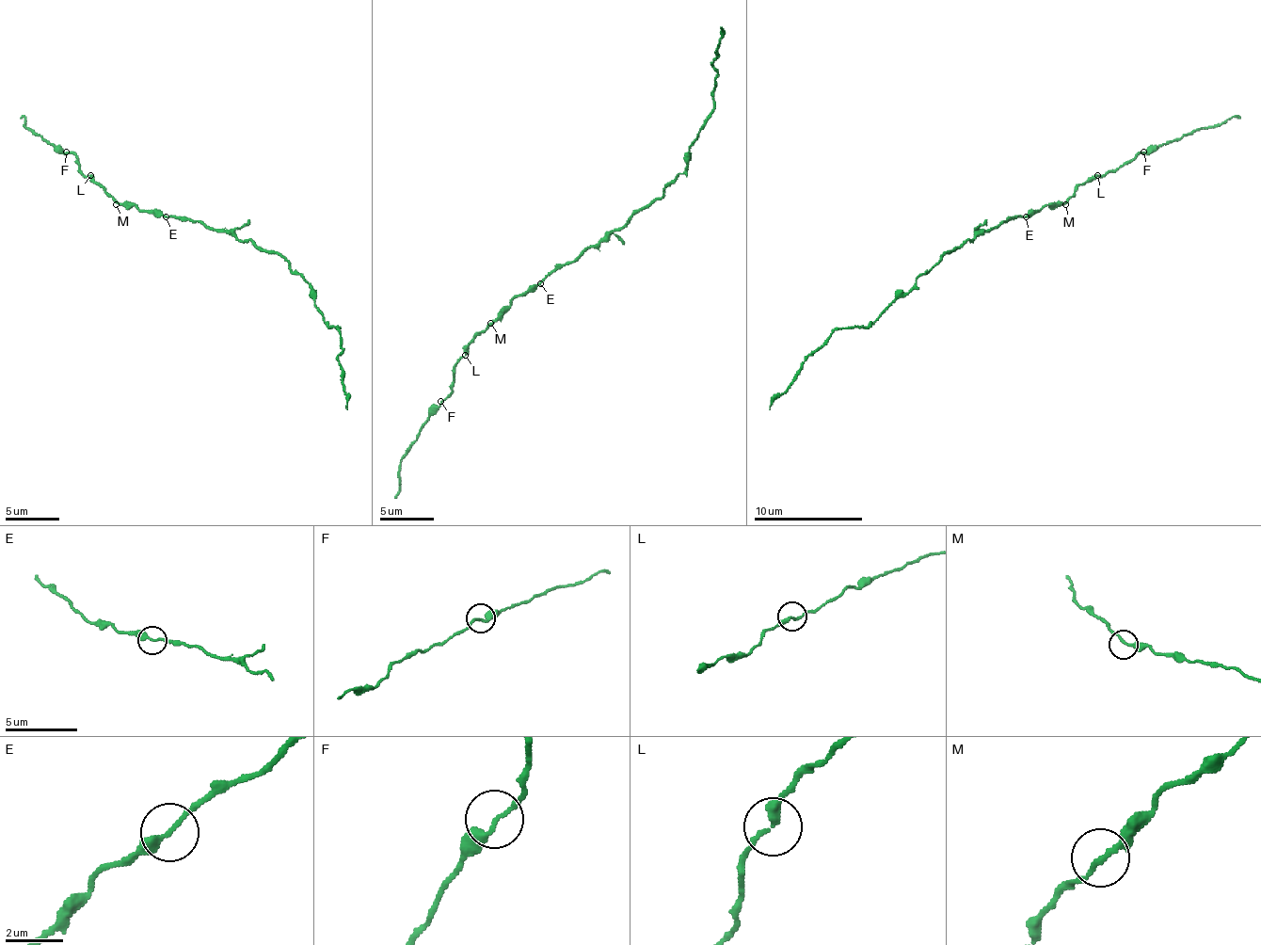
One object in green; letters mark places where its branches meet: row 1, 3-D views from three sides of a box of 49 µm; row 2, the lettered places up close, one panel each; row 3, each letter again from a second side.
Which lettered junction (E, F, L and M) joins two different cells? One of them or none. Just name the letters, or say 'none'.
E

